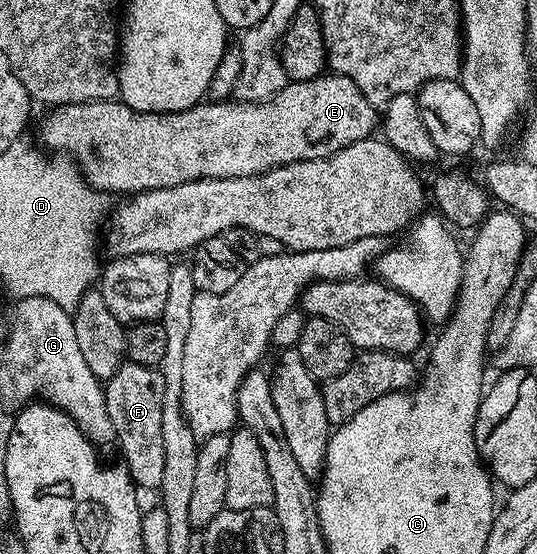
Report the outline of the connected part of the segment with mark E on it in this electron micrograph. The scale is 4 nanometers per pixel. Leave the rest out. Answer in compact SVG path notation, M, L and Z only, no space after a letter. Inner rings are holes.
M330 71L309 79L308 81L292 81L287 84L277 95L273 95L270 101L241 101L228 99L226 101L213 101L200 103L180 113L138 113L133 107L129 107L122 99L110 101L86 101L85 103L73 103L72 105L56 105L50 110L51 113L43 121L39 129L39 137L51 149L60 149L60 154L73 159L84 181L92 189L99 192L114 195L134 195L149 189L164 189L190 181L200 181L203 177L248 177L254 173L263 173L266 169L274 169L277 165L288 165L294 161L308 161L309 159L321 159L341 151L358 141L366 141L372 136L371 133L377 129L377 109L369 104L361 95L361 91L348 77L342 77L339 73Z

